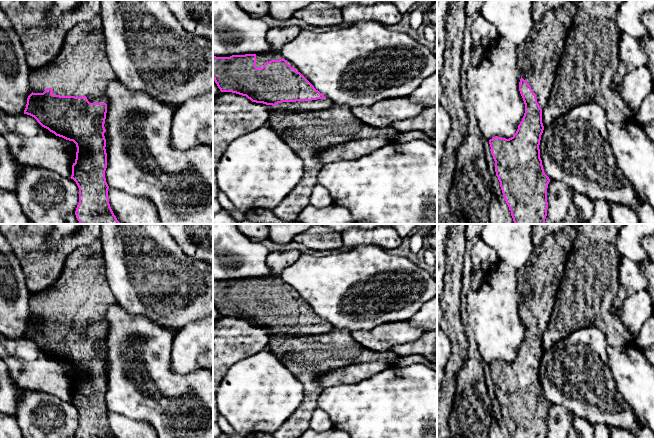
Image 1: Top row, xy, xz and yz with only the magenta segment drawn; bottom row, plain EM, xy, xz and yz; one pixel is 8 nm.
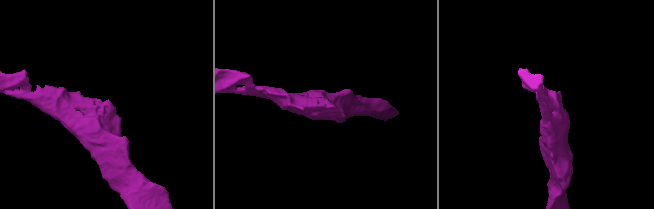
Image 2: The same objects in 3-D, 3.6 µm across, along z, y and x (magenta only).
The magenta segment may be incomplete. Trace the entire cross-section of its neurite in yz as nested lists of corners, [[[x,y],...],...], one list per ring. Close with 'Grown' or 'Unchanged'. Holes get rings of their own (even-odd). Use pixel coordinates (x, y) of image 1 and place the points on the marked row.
[[[568,1],[546,10],[541,18],[534,21],[527,39],[518,44],[519,69],[522,74],[519,91],[525,104],[525,113],[511,138],[495,136],[489,140],[496,176],[515,224],[545,224],[548,209],[547,188],[550,179],[544,172],[540,158],[539,145],[544,130],[542,110],[549,101],[556,70],[576,12],[575,1]]]. Grown

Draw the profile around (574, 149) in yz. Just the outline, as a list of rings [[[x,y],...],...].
[[[595,102],[581,104],[544,127],[540,140],[540,158],[550,180],[564,183],[592,201],[621,203],[633,209],[639,206],[638,193],[616,165],[607,139],[608,118],[605,109]]]

